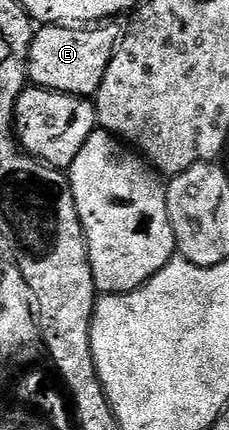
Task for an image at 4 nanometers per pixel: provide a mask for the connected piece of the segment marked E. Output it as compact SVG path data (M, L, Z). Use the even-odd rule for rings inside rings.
M44 25L33 34L28 54L28 78L37 87L61 91L67 95L95 96L102 77L106 77L106 65L116 51L122 34L116 25L92 25L85 29L80 25Z

